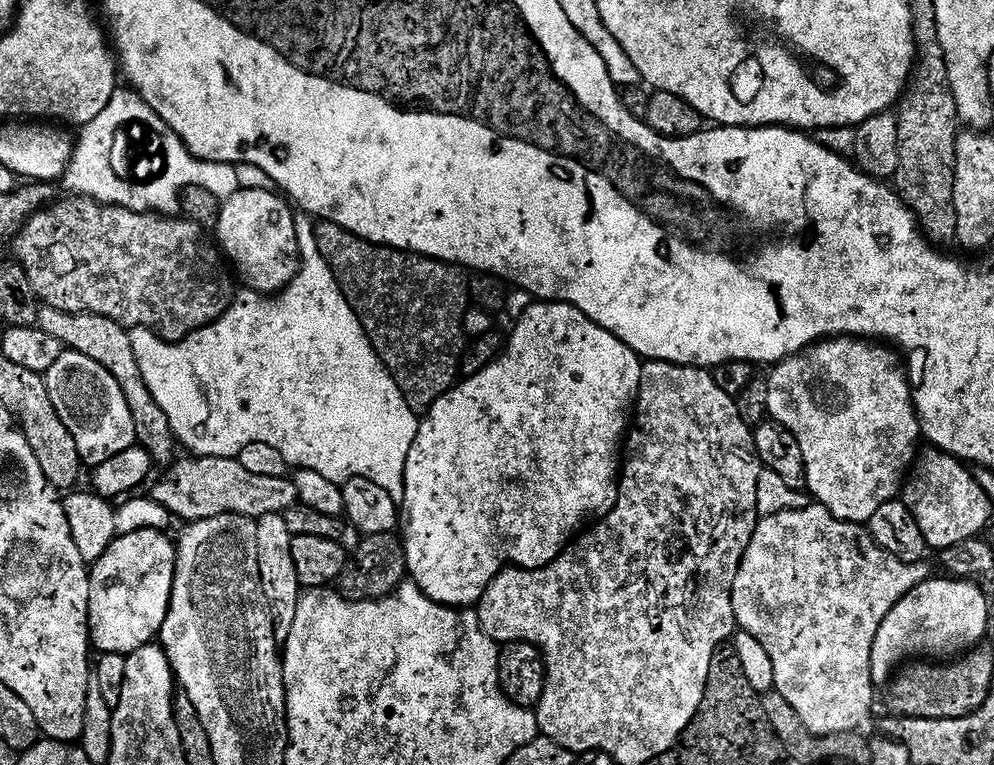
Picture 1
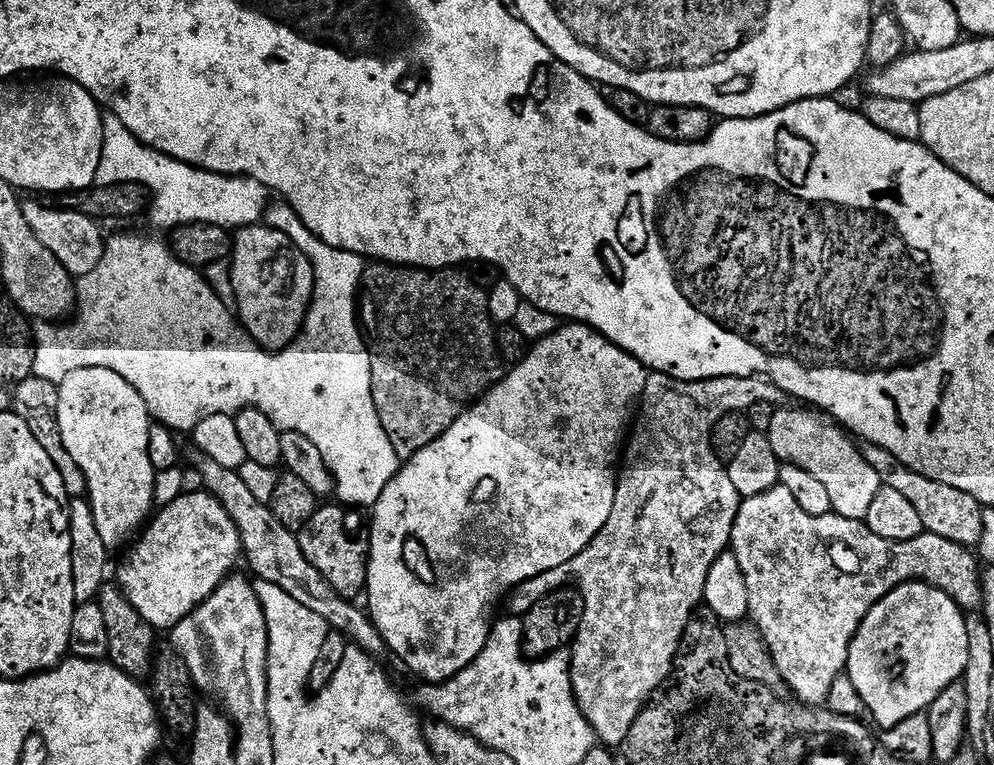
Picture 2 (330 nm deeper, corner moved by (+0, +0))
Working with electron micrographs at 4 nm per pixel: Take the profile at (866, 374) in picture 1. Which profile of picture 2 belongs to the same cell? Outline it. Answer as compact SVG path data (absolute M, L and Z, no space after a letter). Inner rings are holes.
M804 406L796 407L800 408L777 407L774 422L770 422L767 431L774 454L781 462L802 466L802 470L810 470L810 474L814 474L814 478L820 479L830 494L830 502L835 515L851 520L864 520L871 503L874 502L874 494L878 494L878 490L882 486L878 470L874 470L874 466L866 460L863 451L858 447L857 441L841 425L825 418L819 411L809 410Z

